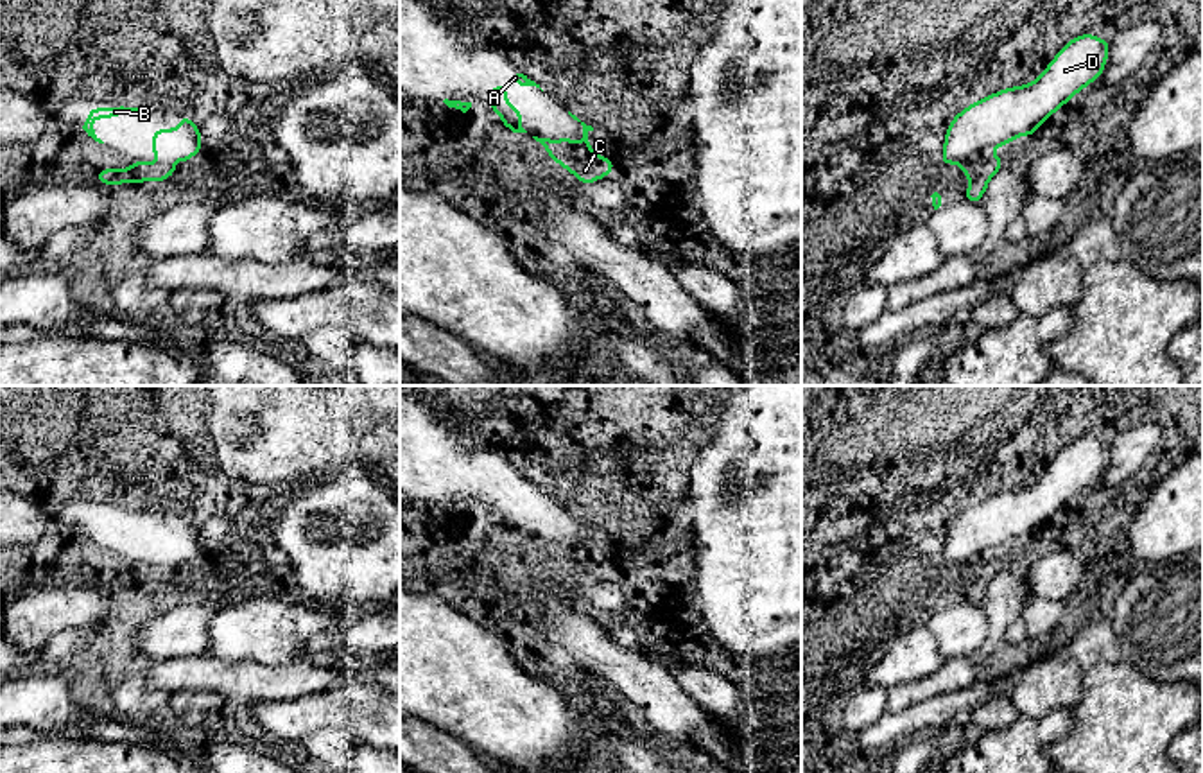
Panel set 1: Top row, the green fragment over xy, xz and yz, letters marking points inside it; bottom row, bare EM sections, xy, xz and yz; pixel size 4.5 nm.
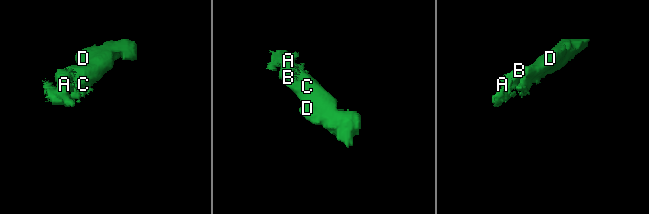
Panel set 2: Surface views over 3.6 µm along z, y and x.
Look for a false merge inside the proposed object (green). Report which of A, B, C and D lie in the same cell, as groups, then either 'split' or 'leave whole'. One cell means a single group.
A B C D; leave whole

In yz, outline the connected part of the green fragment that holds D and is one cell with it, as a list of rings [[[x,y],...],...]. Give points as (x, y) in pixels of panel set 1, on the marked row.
[[[1094,34],[1070,39],[1029,84],[979,99],[957,113],[945,135],[941,163],[957,163],[970,185],[965,201],[979,203],[1004,161],[991,152],[1036,129],[1085,86],[1101,77],[1110,43]]]

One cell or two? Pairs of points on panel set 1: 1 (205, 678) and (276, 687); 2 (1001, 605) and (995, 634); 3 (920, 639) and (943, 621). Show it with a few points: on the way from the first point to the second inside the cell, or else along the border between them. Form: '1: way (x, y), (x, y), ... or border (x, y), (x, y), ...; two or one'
1: way (223, 678), (259, 684); one
2: way (1001, 612), (997, 626); one
3: border (924, 625), (936, 639), (936, 650), (943, 659); two

